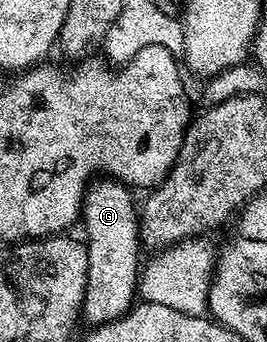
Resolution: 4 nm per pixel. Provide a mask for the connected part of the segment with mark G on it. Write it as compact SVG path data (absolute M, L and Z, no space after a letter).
M100 177L88 184L84 193L82 208L82 224L88 234L88 284L84 294L82 308L83 322L88 325L103 325L121 319L132 310L138 299L138 276L142 270L142 259L136 256L142 241L140 239L140 224L138 222L138 203L132 200L133 192L123 183L117 183L115 178Z

